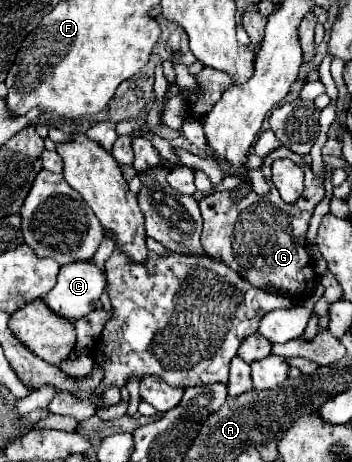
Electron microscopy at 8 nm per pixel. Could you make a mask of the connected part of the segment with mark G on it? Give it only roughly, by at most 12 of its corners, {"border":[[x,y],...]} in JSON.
{"border":[[286,146],[304,194],[274,186],[200,202],[202,246],[252,286],[304,302],[318,284],[306,230],[324,184]]}

